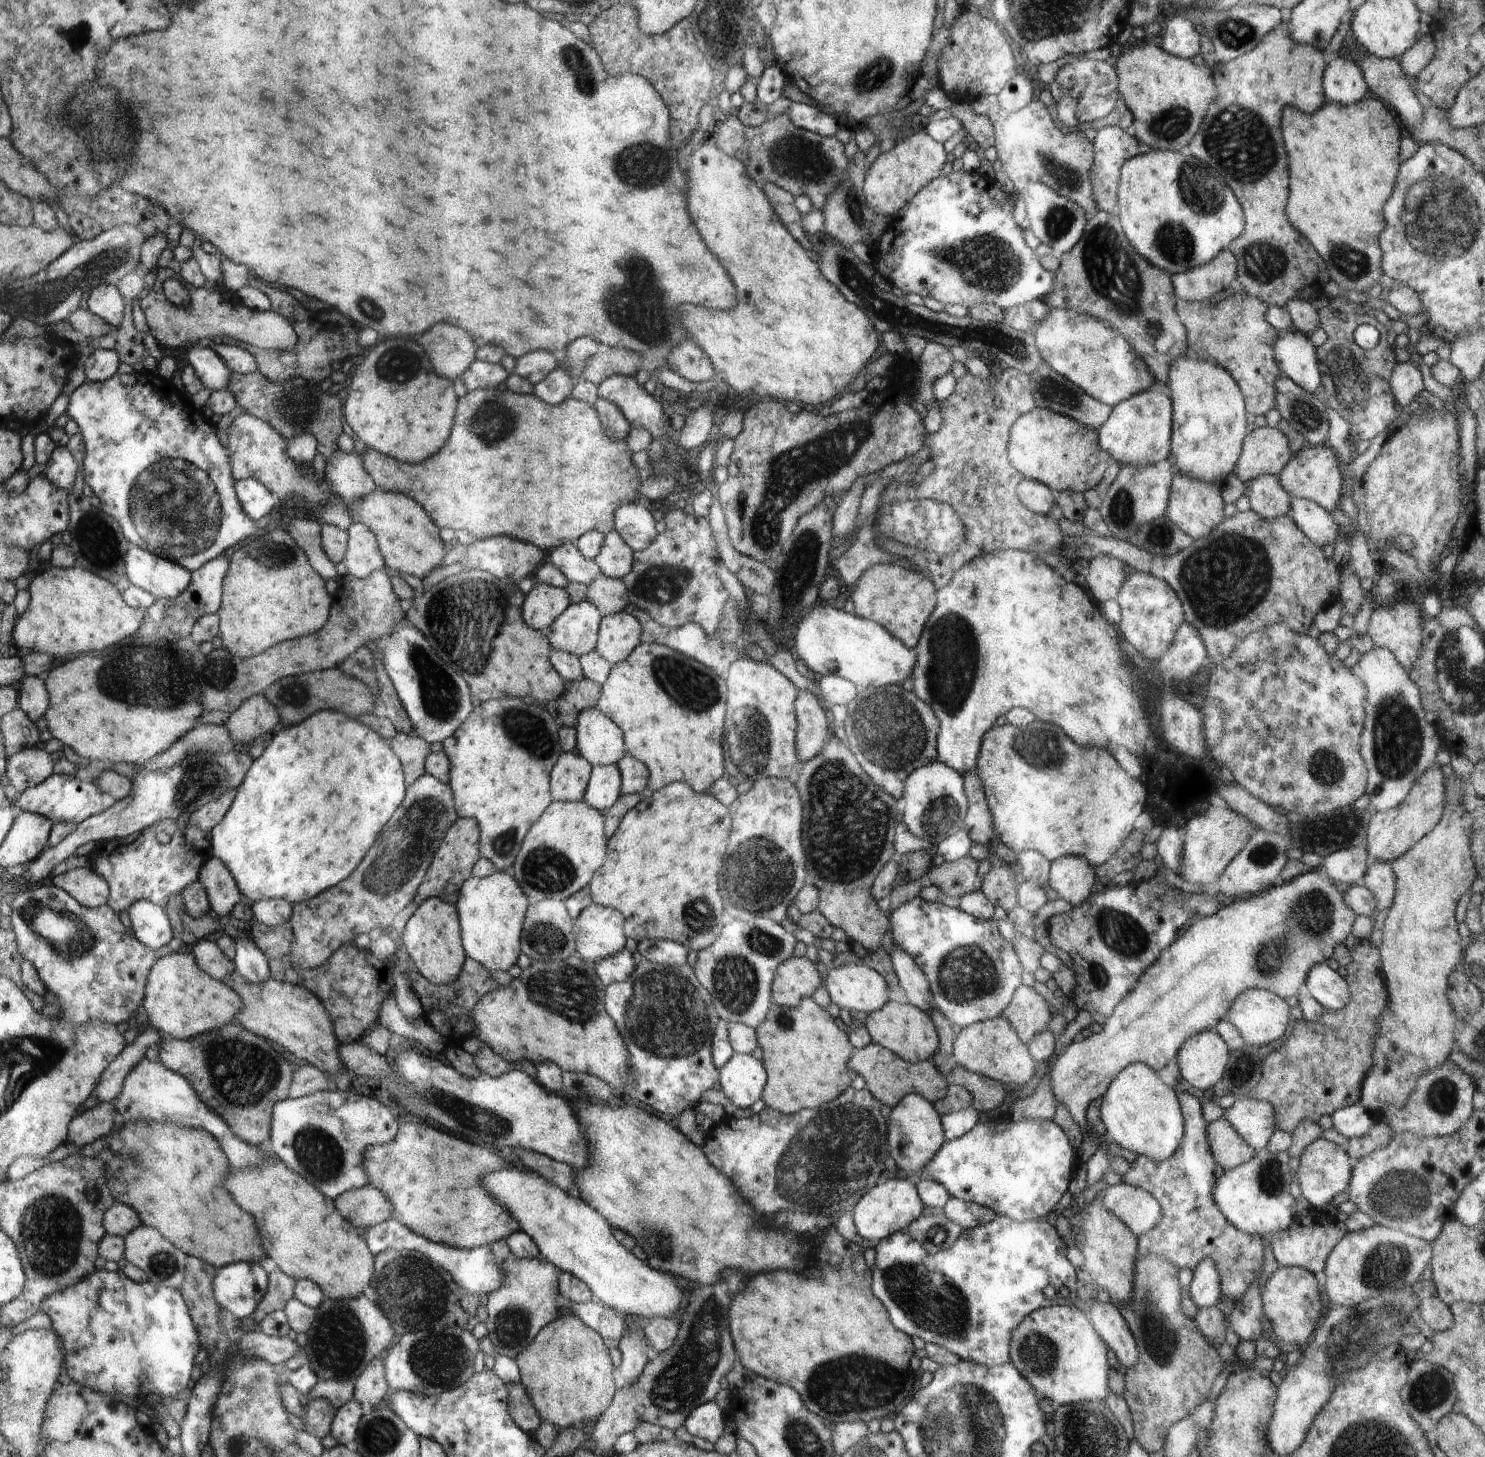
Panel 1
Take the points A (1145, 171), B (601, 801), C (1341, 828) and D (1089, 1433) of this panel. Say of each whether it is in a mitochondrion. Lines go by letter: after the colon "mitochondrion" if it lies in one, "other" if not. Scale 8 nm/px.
A: other
B: other
C: mitochondrion
D: mitochondrion

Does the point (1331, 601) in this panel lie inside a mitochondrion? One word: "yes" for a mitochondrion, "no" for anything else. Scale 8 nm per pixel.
no

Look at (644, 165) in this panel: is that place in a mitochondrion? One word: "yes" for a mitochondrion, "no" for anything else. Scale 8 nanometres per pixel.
yes

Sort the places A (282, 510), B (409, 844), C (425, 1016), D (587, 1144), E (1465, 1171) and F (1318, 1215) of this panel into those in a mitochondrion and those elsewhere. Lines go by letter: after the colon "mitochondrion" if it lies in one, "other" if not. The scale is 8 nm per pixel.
A: other
B: mitochondrion
C: other
D: other
E: other
F: other

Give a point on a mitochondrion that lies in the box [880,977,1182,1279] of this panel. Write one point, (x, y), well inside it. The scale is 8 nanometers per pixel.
(938, 1235)

